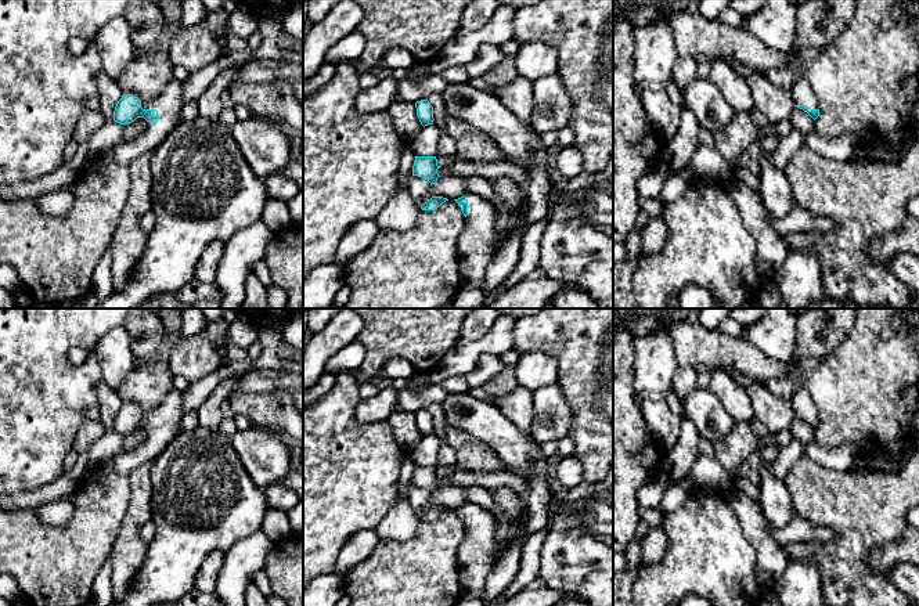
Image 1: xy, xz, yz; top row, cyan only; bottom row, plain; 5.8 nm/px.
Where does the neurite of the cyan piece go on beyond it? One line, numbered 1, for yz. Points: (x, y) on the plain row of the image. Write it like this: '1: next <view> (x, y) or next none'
1: next yz (802, 403)

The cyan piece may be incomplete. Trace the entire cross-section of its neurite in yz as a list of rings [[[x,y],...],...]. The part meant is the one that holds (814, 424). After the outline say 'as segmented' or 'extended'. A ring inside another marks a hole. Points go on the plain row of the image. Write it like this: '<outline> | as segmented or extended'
[[[797,385],[797,389],[790,400],[794,416],[807,422],[814,430],[819,426],[819,415],[810,393]]] | extended

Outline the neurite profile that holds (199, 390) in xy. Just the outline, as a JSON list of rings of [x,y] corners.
[[[246,358],[237,362],[223,362],[221,367],[203,376],[199,380],[191,382],[190,387],[181,393],[181,408],[187,414],[199,407],[210,397],[210,394],[227,379],[244,375],[251,371],[255,360]]]

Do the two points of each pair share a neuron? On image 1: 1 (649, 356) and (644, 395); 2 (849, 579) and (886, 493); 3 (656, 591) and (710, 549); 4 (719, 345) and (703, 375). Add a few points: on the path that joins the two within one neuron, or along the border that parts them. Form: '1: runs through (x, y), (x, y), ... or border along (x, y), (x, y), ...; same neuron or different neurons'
1: runs through (649, 365), (649, 385); same neuron
2: runs through (849, 558), (853, 537), (860, 519), (865, 513); same neuron
3: runs through (670, 580), (696, 562); same neuron
4: border along (713, 371), (701, 370), (698, 372); different neurons

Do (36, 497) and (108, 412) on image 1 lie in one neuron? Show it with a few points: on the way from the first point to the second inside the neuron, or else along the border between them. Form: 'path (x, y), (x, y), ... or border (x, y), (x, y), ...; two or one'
border (112, 429), (107, 432); two

